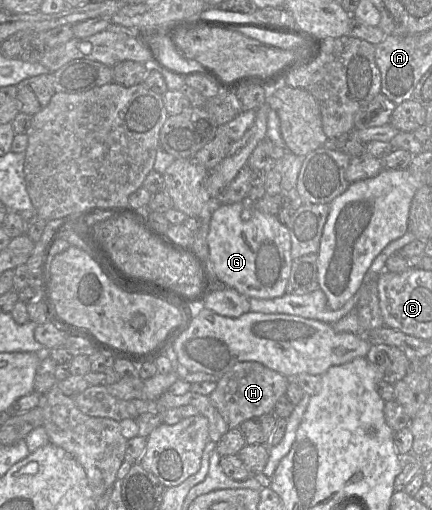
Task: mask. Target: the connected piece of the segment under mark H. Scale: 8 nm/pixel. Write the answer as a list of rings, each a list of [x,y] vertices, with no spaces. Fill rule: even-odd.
[[[241,362],[216,381],[216,388],[210,394],[209,399],[230,429],[239,428],[243,422],[249,419],[271,413],[278,399],[286,394],[287,385],[288,378],[280,373],[257,362]]]

